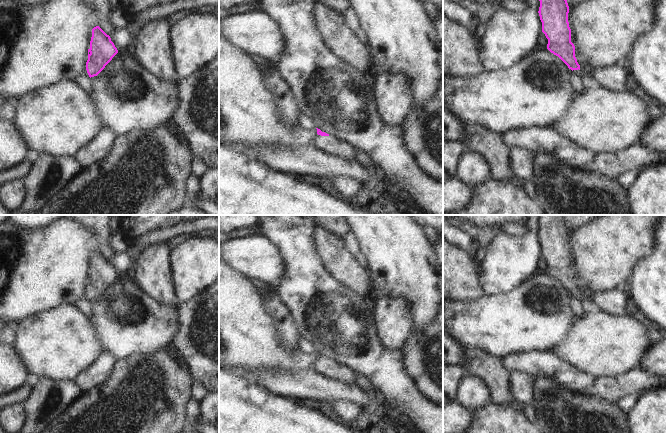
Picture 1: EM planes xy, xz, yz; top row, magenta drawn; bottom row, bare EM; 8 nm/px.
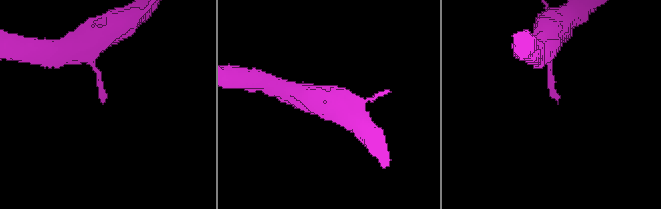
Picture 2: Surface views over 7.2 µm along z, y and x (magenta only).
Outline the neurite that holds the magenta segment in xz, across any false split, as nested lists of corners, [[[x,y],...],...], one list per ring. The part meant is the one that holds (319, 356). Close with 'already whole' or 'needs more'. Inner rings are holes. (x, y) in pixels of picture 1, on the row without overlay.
[[[317,353],[317,359],[314,369],[317,373],[327,376],[335,381],[346,384],[355,383],[355,373],[344,364],[331,360],[320,353]]] | needs more

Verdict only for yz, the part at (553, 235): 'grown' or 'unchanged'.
grown

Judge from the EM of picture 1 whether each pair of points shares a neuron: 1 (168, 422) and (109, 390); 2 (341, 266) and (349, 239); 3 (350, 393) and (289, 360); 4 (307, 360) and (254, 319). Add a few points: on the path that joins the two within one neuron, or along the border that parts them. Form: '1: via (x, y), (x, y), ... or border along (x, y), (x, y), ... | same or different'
1: via (153, 410), (149, 407), (126, 407), (124, 405) | same
2: border along (348, 232), (343, 237), (343, 242), (351, 252) | different
3: border along (313, 367), (281, 371) | different
4: via (292, 360), (287, 360), (261, 334) | same

